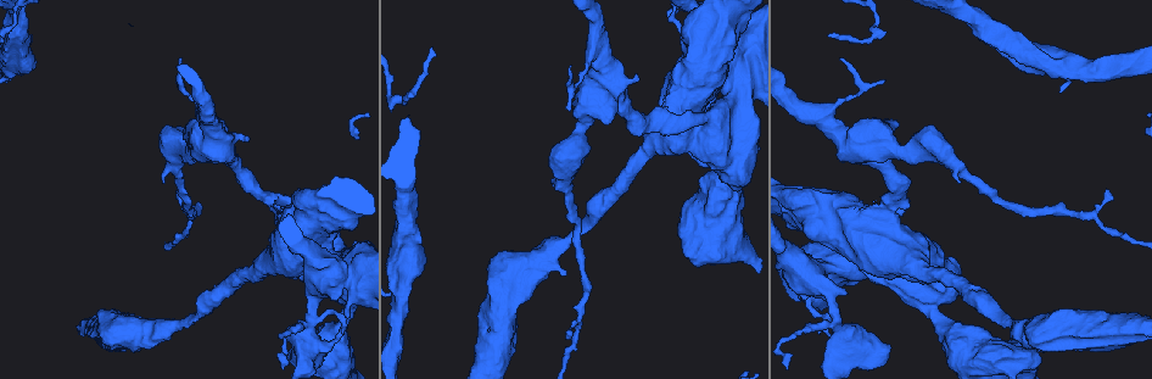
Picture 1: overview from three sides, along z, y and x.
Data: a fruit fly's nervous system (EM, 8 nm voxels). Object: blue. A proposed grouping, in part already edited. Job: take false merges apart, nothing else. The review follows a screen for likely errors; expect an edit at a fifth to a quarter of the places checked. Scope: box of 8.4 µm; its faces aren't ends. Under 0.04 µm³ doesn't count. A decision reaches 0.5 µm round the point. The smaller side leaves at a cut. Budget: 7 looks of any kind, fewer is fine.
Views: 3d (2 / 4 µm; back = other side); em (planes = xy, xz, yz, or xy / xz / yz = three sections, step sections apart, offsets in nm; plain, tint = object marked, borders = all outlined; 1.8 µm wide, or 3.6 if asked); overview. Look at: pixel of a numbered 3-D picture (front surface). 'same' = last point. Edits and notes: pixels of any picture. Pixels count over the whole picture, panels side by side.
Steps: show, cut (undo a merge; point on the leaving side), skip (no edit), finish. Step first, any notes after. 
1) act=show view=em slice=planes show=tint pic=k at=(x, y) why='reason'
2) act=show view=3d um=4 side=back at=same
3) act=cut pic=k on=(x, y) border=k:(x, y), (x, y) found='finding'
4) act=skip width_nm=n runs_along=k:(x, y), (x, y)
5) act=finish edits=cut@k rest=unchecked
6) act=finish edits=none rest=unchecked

act=show view=em um=3.6 slice=xz step=8 show=tint pic=1 at=(290, 200) why='calibre changes'

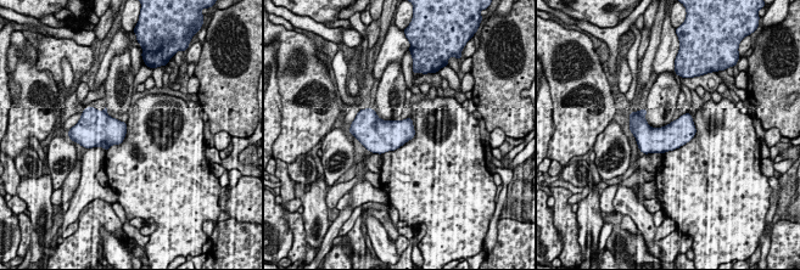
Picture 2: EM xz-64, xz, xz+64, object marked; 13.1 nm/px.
act=show view=em um=3.6 slice=planes show=borders at=same why='another direction'

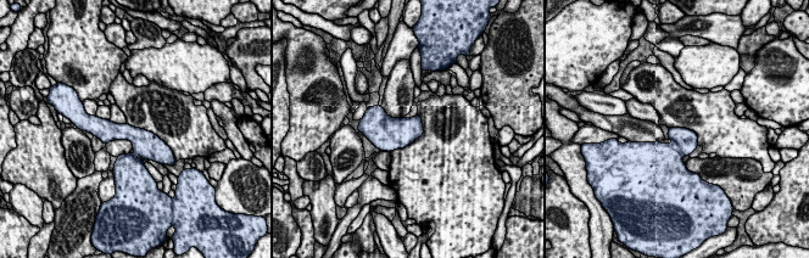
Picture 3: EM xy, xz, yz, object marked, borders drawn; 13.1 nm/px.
act=skip found='continuous, no second neuron'

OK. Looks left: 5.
act=show view=3d um=4 pic=1 at=(338, 344) why='calibre changes'

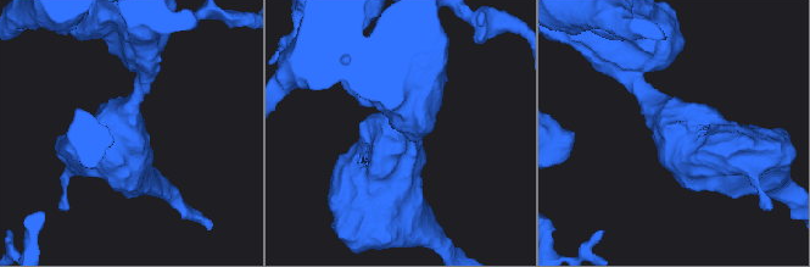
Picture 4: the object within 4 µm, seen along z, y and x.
act=show view=em um=3.6 slice=yz step=16 show=tint pic=4 at=(664, 122)

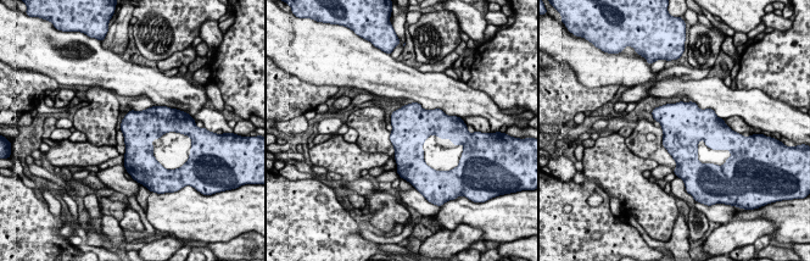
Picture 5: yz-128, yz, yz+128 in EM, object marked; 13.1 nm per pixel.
act=show view=em um=3.6 slice=planes show=tint at=same

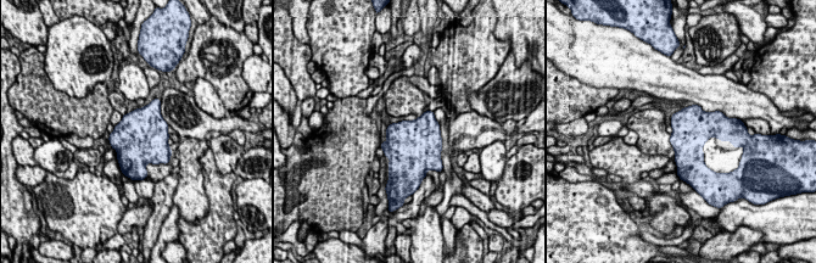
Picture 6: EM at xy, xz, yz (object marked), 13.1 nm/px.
act=skip width_nm=550 found='continuous, no second neuron'

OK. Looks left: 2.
act=show view=em slice=xy step=16 show=borders pic=1 at=(741, 99)

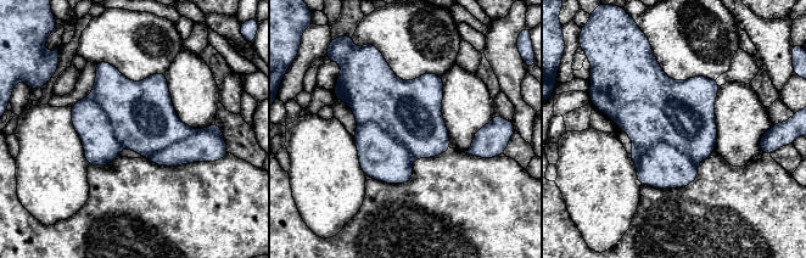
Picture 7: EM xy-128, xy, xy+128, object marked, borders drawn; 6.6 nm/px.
act=cut pic=7 on=(206, 145) width_nm=440 found='a second neuron is stuck on'

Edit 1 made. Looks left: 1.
act=finish edits=cut@7 rest=unchecked

